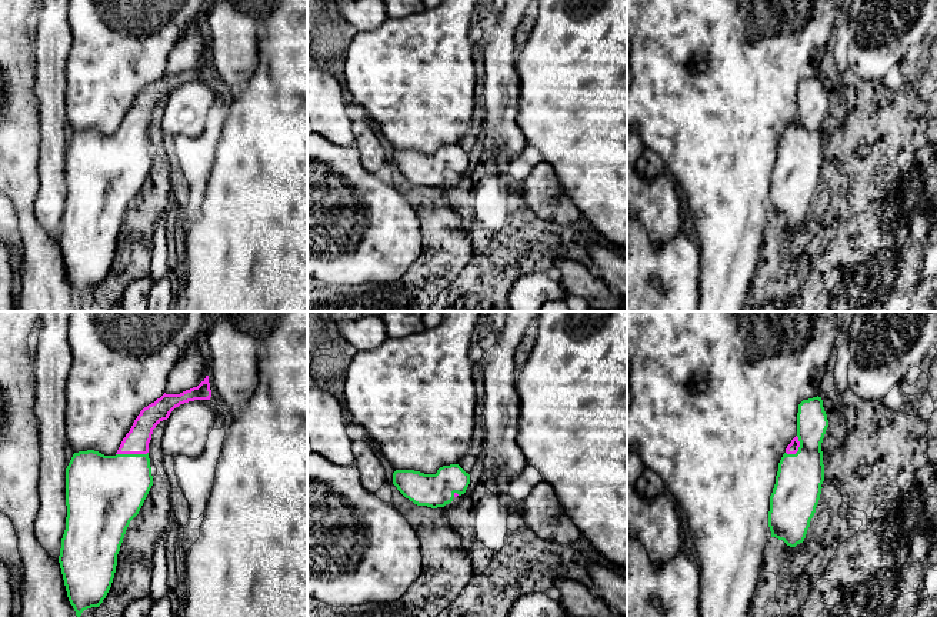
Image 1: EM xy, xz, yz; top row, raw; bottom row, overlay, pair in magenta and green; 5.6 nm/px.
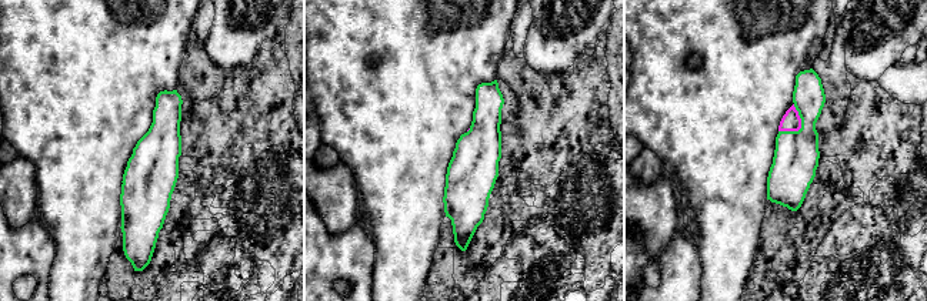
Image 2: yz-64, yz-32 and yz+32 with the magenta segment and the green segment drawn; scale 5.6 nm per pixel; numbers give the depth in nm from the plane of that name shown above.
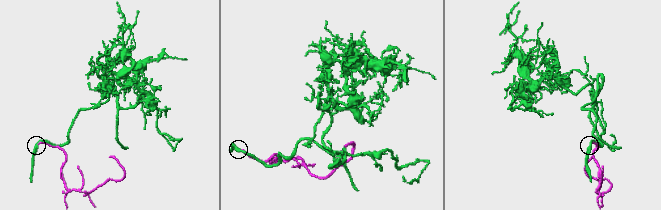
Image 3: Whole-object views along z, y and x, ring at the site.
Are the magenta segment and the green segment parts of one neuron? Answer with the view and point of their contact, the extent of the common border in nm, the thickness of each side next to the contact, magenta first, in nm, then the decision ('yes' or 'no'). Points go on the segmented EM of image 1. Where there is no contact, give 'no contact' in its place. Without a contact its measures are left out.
xy (132, 453) | 180 nm | 140/400 nm | yes

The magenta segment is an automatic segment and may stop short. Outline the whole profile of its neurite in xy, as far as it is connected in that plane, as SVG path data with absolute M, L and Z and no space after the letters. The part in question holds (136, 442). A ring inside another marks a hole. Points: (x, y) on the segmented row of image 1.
M41 311L41 330L34 356L34 414L40 448L40 511L34 536L41 547L60 563L66 591L76 616L99 607L106 598L117 566L117 554L130 521L139 514L151 486L149 443L156 426L167 420L180 404L210 400L209 376L180 394L163 394L144 407L134 420L114 456L94 450L74 453L67 460L66 383L71 367L69 318L71 311Z

